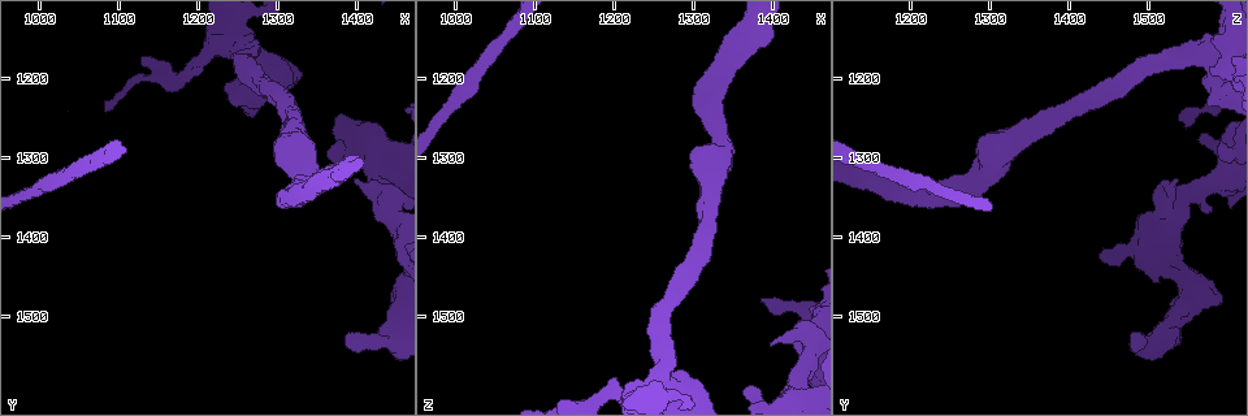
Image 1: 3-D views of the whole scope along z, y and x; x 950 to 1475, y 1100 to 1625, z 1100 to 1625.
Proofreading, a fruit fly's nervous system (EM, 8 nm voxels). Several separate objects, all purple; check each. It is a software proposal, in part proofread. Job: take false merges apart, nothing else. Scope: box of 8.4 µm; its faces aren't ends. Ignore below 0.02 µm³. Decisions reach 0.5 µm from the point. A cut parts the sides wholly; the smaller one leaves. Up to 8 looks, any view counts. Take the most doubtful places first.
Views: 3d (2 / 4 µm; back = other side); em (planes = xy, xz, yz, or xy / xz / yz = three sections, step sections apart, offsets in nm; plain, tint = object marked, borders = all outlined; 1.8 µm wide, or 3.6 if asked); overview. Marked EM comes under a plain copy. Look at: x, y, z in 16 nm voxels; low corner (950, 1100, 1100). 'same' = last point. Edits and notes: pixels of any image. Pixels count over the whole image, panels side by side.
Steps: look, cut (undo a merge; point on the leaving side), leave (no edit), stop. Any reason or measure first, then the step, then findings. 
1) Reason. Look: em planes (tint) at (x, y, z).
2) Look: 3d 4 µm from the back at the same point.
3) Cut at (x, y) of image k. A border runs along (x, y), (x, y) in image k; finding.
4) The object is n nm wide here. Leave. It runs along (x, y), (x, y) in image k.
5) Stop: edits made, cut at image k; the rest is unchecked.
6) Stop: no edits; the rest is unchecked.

Touches itself. Look: em 3.6 µm xy step 16 (tint) at (1280, 1210, 1575).

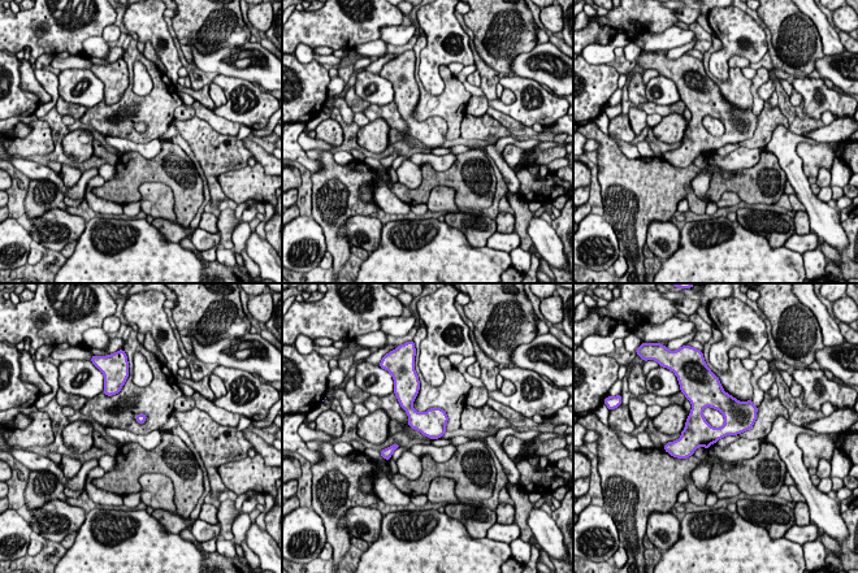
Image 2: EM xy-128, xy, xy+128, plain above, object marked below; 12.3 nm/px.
Leave. Continuous, no second neuron.

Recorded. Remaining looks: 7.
Sharp bend. Look: em 3.6 µm planes (tint) at (1445, 1530, 1495).

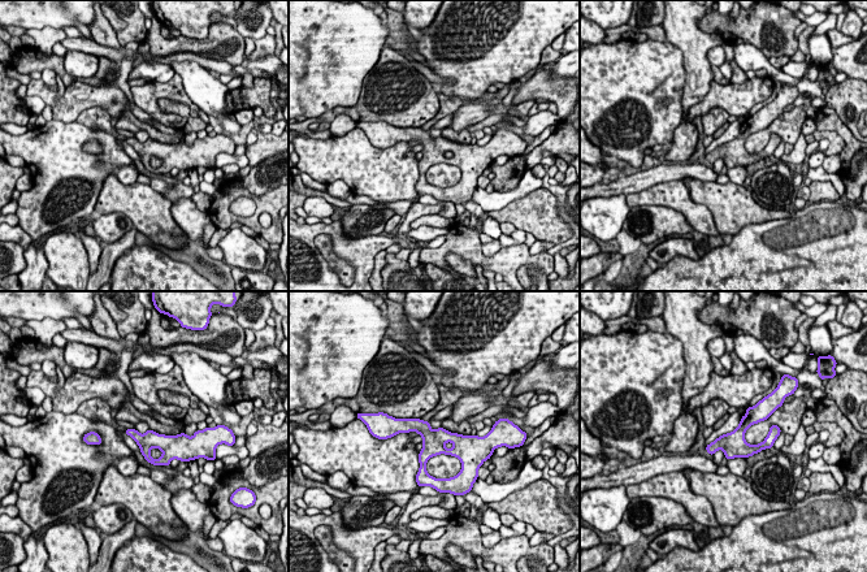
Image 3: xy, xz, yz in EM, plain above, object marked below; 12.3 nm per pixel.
Leave. It runs along (398, 429), (472, 438) in image 3; all the same neuron.

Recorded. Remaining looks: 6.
A fork. Look: em 3.6 µm xy step 4 (tint) at (1445, 1360, 1525).

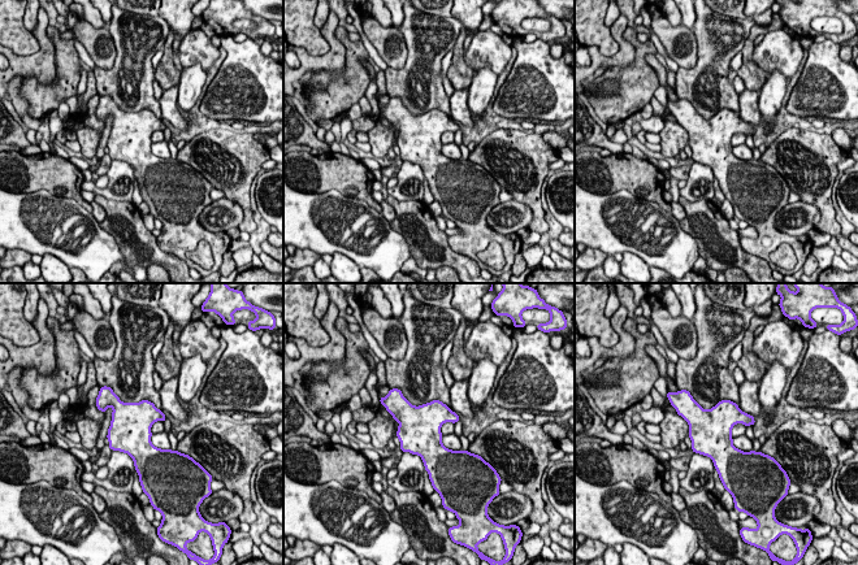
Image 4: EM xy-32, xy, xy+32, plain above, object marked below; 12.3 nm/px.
Look: em 3.6 µm planes (borders) at the same point.

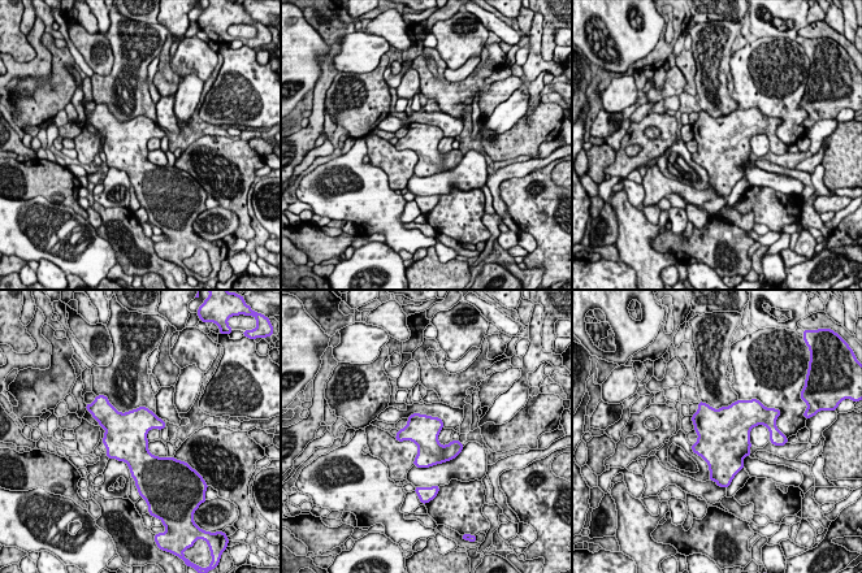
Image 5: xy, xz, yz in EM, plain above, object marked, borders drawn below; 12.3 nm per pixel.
Leave. One neuron here.

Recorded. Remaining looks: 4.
Stop: no edits; the rest is unchecked.

